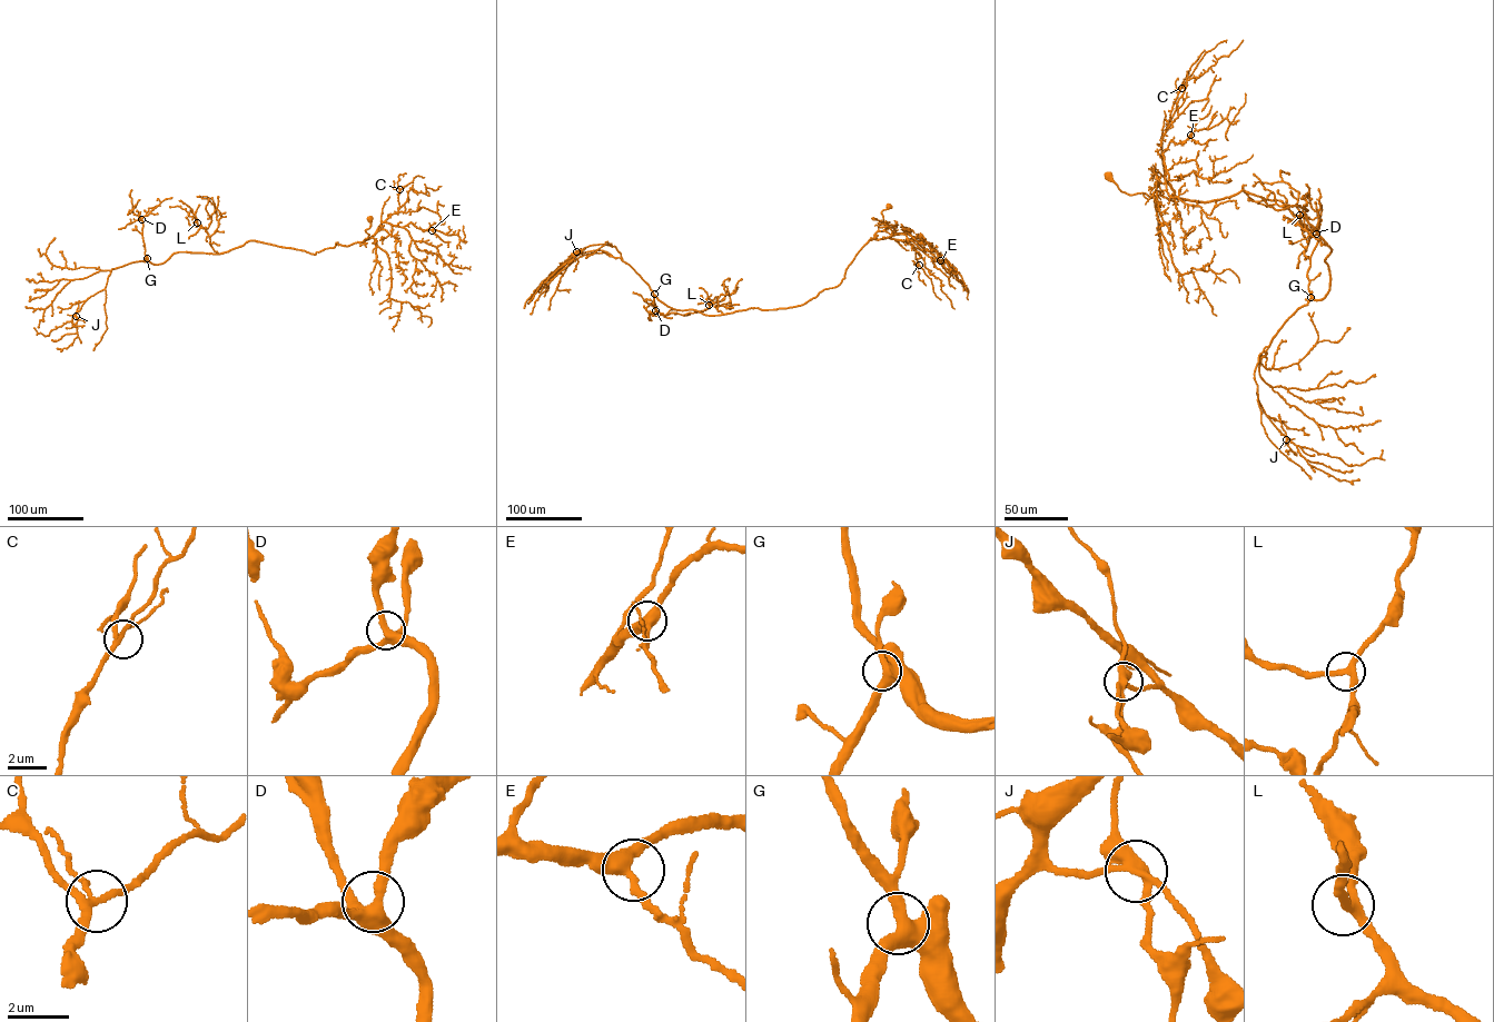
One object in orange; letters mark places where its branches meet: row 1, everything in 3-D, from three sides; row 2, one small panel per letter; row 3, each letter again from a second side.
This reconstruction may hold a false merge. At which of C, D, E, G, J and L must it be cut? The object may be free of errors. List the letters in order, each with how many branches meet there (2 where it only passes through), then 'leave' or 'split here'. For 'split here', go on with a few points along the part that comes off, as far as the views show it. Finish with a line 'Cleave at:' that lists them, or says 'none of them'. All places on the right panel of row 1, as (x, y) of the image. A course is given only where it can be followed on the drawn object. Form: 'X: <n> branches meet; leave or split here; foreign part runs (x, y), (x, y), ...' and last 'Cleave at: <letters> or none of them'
C: 4 branches meet; leave
D: 4 branches meet; leave
E: 3 branches meet; leave
G: 3 branches meet; leave
J: 4 branches meet; split here; foreign part runs (1286, 439), (1296, 454), (1290, 450), (1288, 454)
L: 3 branches meet; leave
Cleave at: J

